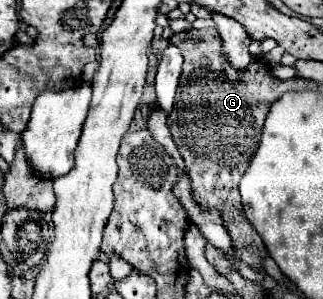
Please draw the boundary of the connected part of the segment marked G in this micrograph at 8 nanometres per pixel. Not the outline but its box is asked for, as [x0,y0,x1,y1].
[167,27,307,273]

